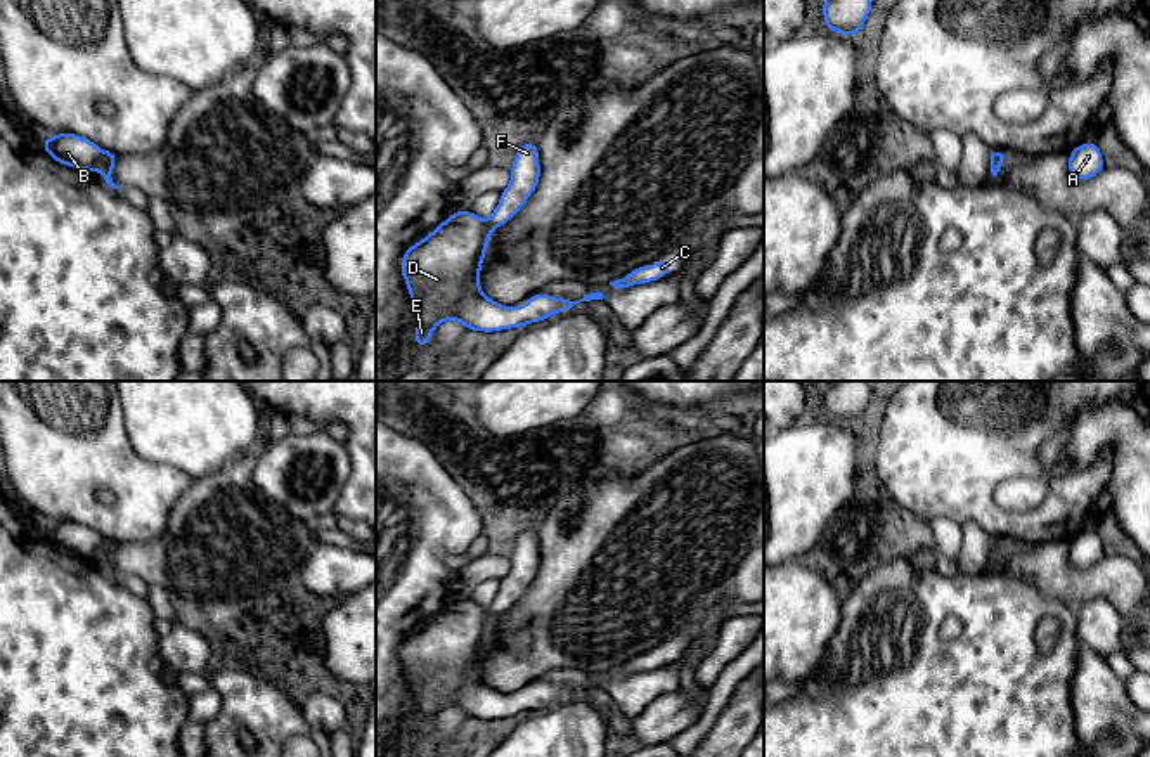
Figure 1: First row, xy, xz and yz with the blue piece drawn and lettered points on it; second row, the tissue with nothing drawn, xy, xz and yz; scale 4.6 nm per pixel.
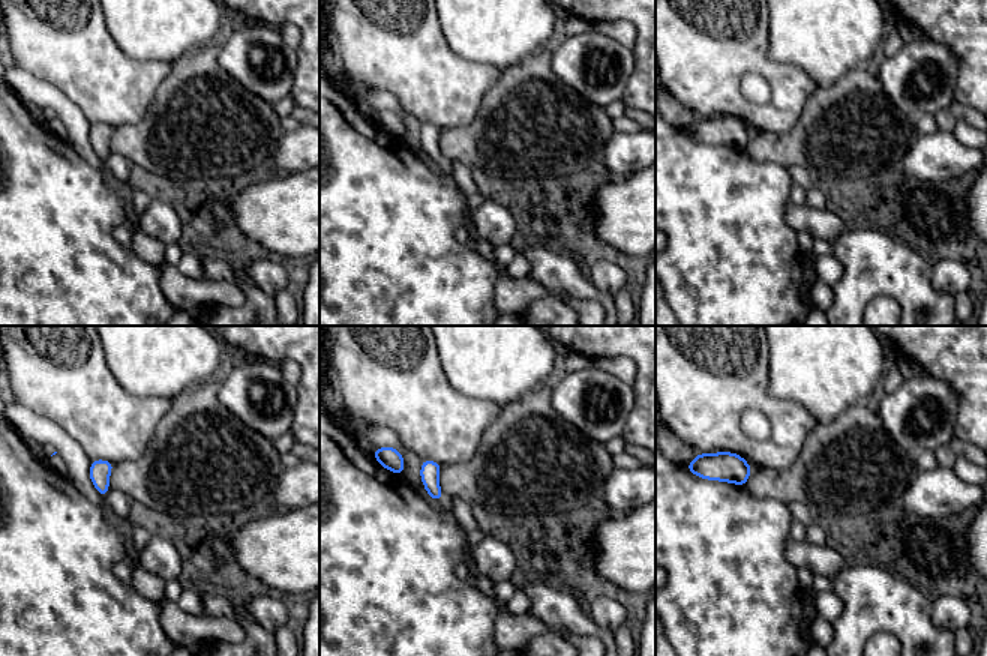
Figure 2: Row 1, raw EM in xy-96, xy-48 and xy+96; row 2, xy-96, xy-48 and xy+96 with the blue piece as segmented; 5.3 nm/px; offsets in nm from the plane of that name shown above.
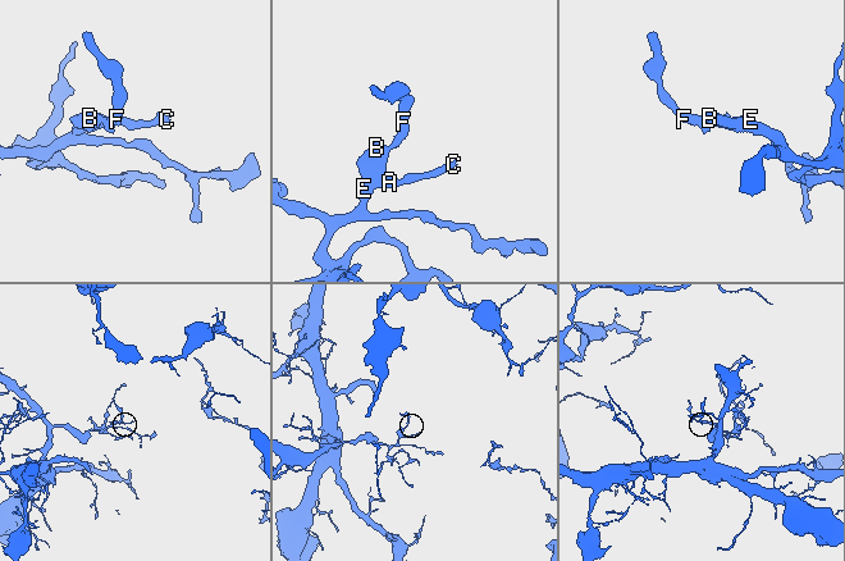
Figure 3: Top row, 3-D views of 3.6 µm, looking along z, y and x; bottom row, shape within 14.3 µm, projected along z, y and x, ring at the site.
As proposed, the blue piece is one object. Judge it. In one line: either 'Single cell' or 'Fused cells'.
Fused cells

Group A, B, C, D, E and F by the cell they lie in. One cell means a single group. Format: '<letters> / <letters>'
A B C D E / F

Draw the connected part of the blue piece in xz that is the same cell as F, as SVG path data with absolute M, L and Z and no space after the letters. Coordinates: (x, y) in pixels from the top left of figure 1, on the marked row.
M525 142L518 147L511 171L509 185L501 191L501 199L490 218L494 229L506 225L533 194L540 180L539 146Z

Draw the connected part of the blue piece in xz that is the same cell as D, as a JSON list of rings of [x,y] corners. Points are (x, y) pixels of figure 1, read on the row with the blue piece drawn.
[[[457,210],[426,237],[405,249],[400,258],[400,272],[417,314],[414,334],[414,345],[417,348],[426,346],[433,336],[433,329],[445,320],[457,320],[464,324],[468,331],[495,333],[546,320],[580,303],[535,293],[523,307],[511,308],[485,296],[480,288],[480,270],[490,234],[492,227],[487,220],[469,210]]]

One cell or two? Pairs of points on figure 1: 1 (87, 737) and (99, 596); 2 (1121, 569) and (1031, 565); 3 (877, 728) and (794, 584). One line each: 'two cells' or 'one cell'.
1: one cell
2: one cell
3: two cells

